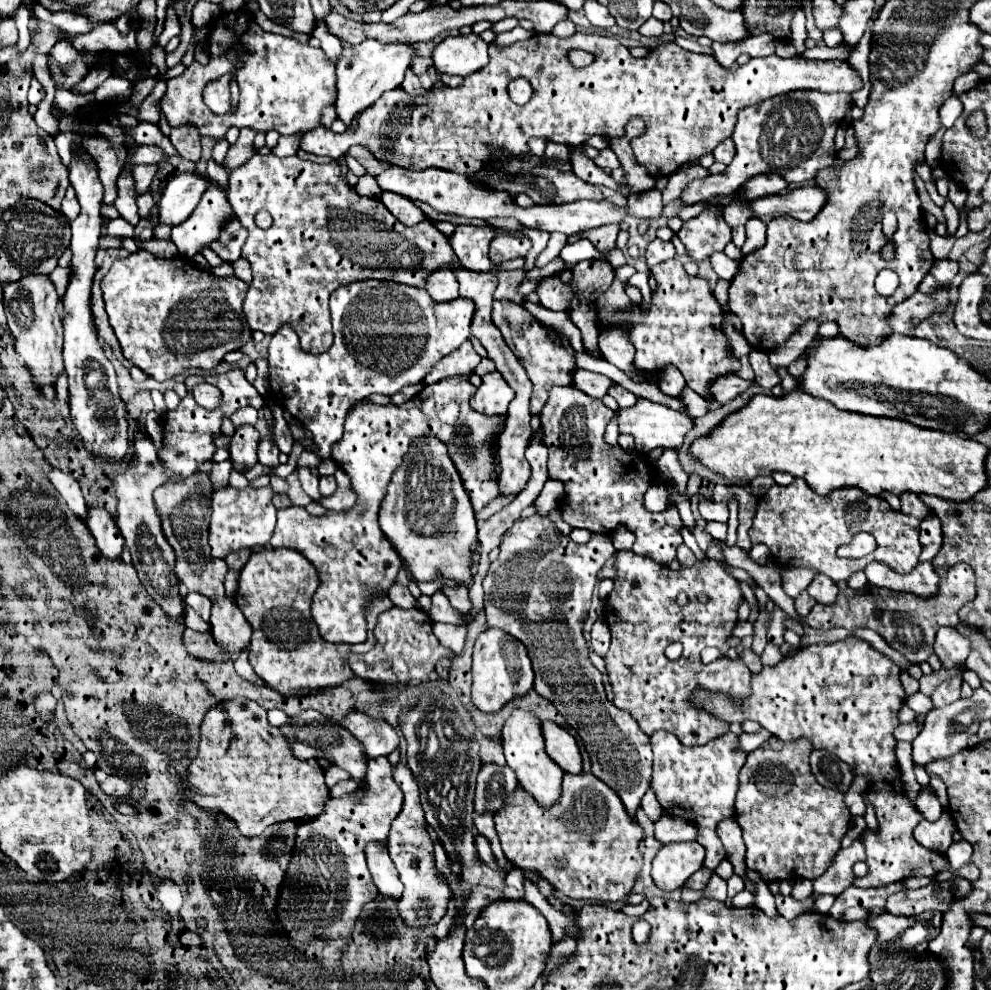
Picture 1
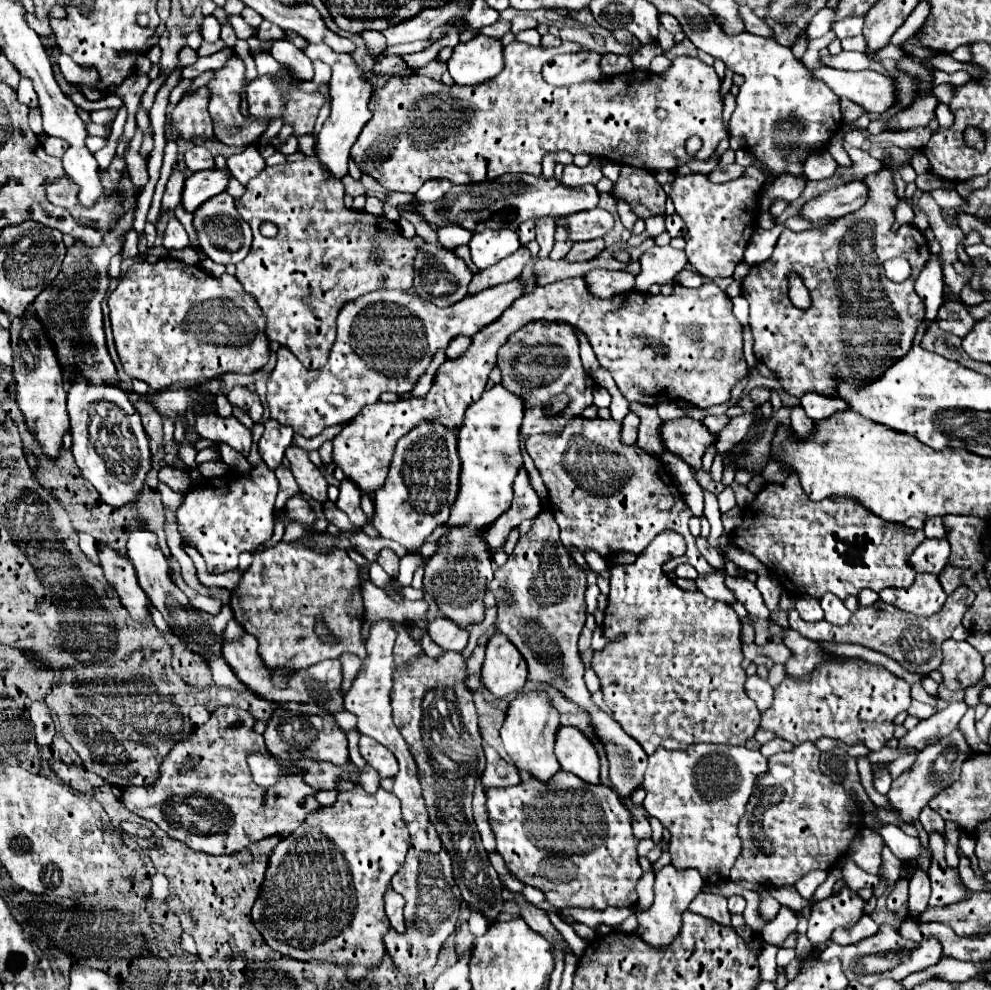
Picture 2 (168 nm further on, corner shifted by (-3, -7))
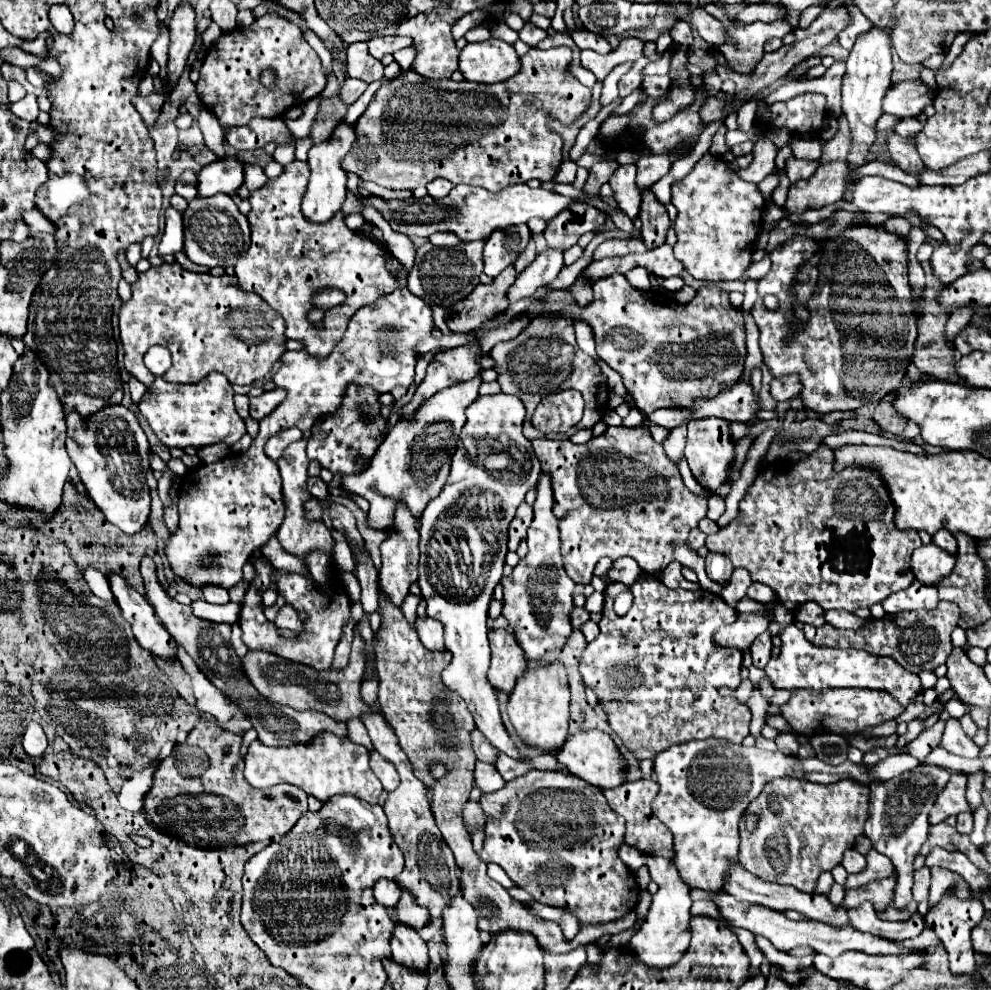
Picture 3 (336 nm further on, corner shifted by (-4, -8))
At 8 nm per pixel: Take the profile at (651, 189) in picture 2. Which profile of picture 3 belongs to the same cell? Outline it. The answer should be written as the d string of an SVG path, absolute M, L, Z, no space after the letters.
M651 190L645 192L645 196L641 200L639 218L643 222L641 236L643 236L643 242L647 244L647 248L657 248L659 244L663 244L671 222L669 222L665 206L657 202L657 198L653 196Z

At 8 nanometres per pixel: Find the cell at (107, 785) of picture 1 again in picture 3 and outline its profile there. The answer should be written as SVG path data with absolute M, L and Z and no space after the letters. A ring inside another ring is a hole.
M199 722L195 730L187 736L185 744L175 748L165 760L161 760L149 794L145 796L145 814L153 818L153 822L175 838L185 838L187 844L199 844L203 848L217 846L237 846L247 842L263 842L273 840L277 836L285 836L293 824L307 810L307 794L291 784L277 784L267 790L259 790L249 786L243 778L243 760L239 756L243 736L233 734L229 730L219 728L213 722ZM183 758L183 770L169 770L171 764L179 766Z

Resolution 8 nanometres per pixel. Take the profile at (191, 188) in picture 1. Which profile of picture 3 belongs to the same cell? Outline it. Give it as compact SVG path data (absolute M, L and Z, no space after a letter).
M225 156L213 164L203 166L199 172L199 196L213 194L235 194L243 184L243 162L235 156Z

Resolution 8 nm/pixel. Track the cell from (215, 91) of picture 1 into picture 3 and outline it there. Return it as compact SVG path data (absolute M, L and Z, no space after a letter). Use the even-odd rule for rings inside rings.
M269 12L257 20L253 20L251 26L235 26L229 32L223 32L223 36L207 48L203 66L199 70L199 80L197 80L197 96L199 100L219 118L223 128L231 128L233 124L247 124L251 118L277 118L287 112L287 108L295 104L305 104L307 100L319 96L327 84L323 66L315 50L303 40L301 28L277 12ZM271 70L275 74L275 84L273 88L265 88L261 84L261 72Z

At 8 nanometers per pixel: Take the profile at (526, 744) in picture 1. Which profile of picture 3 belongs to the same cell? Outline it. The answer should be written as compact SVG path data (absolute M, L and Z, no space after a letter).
M551 662L547 666L527 668L515 684L507 704L509 718L517 730L517 734L531 746L539 746L549 754L561 750L567 738L567 724L569 724L569 686L567 686L567 672L561 662Z

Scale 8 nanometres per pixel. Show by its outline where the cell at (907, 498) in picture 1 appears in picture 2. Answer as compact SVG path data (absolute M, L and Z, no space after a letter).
M940 517L926 519L926 523L924 523L924 533L926 533L926 537L934 537L934 539L946 537L946 531L944 531L944 525L942 525L942 519L940 519Z

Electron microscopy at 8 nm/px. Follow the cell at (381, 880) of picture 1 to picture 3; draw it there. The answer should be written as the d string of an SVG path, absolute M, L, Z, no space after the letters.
M401 924L395 926L393 936L393 960L401 966L405 966L411 972L427 972L429 968L429 952L425 940L413 928L401 928Z

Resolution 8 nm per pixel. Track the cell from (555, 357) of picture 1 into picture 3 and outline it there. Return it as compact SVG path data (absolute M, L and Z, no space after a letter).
M573 324L565 326L565 328L529 326L515 340L499 342L491 350L491 356L495 358L495 370L499 374L497 382L501 384L501 390L505 394L517 396L527 408L527 416L525 416L525 424L523 424L523 434L527 440L543 437L531 424L533 410L537 408L537 404L541 402L543 396L559 392L559 390L573 388L585 396L585 414L583 414L583 422L581 422L583 426L577 426L577 428L591 430L603 418L607 398L609 398L607 378L601 374L599 364L577 346Z

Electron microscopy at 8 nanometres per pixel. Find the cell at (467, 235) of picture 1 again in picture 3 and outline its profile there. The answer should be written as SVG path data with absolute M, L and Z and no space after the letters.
M519 224L519 226L513 226L509 230L497 230L493 232L493 236L487 238L487 244L485 244L485 274L495 278L499 276L507 266L511 266L519 252L525 250L527 242L529 242L531 234L529 234L529 228L527 224Z

